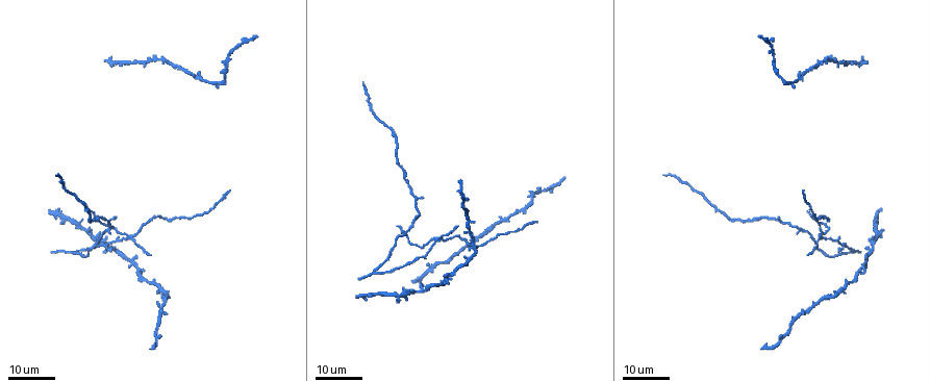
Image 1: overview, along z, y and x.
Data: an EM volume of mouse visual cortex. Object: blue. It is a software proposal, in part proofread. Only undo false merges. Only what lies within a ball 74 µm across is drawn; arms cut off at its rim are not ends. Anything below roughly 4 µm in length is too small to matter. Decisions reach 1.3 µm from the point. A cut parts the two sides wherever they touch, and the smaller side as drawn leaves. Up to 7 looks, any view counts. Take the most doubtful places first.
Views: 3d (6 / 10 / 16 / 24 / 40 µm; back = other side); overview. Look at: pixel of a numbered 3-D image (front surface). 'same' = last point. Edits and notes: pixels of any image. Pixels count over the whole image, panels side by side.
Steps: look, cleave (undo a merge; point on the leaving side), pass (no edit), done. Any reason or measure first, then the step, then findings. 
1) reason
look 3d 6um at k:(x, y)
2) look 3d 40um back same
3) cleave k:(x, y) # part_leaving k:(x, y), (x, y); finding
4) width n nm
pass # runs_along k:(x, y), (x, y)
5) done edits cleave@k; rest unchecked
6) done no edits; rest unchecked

four-way junction
look 3d 24um at 1:(127, 236)

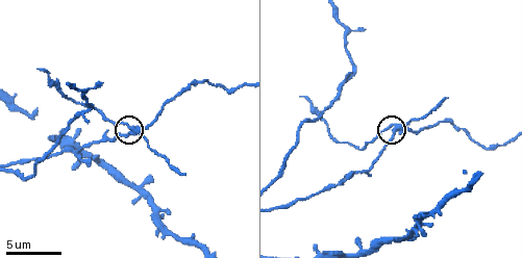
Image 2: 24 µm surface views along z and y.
look 3d 10um at 2:(132, 129)

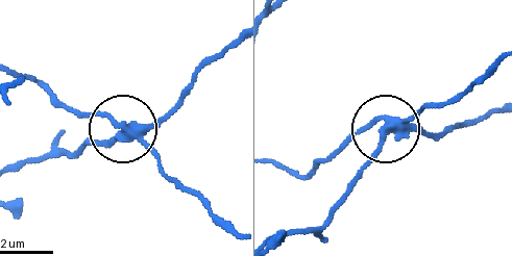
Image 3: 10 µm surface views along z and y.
look 3d 6um at 3:(386, 121)

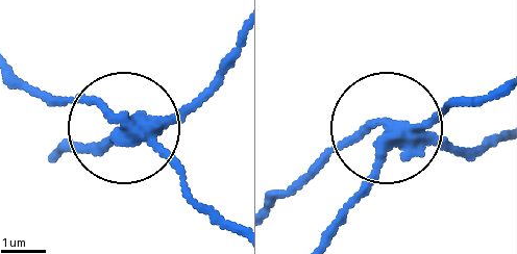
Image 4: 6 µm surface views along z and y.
arms 4
cleave 4:(76, 94) # part_leaving 4:(131, 125), (13, 76); two neurons meet here

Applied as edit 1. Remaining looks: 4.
two arms in line, one across
look 3d 16um at 2:(77, 149)

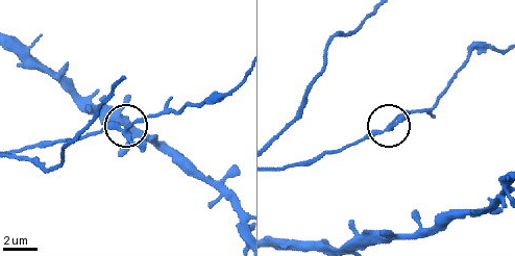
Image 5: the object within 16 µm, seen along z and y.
pass # runs_along 5:(239, 83), (194, 104), (117, 130), (84, 134); all the same neuron

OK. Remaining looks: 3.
side arm on a straight run
look 3d 24um at 1:(217, 81)

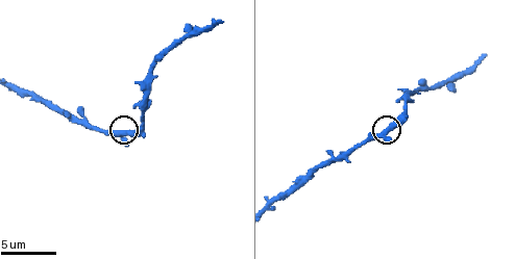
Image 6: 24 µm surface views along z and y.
look 3d 10um at 6:(120, 134)

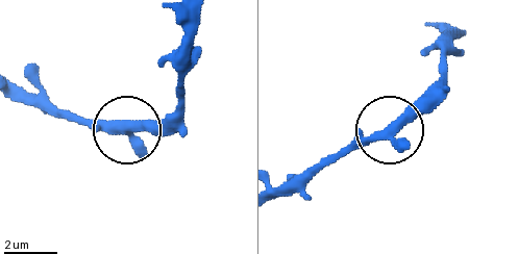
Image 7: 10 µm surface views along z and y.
width 330 nm
pass # all the same neuron

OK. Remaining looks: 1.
done edits cleave@4; rest unchecked

